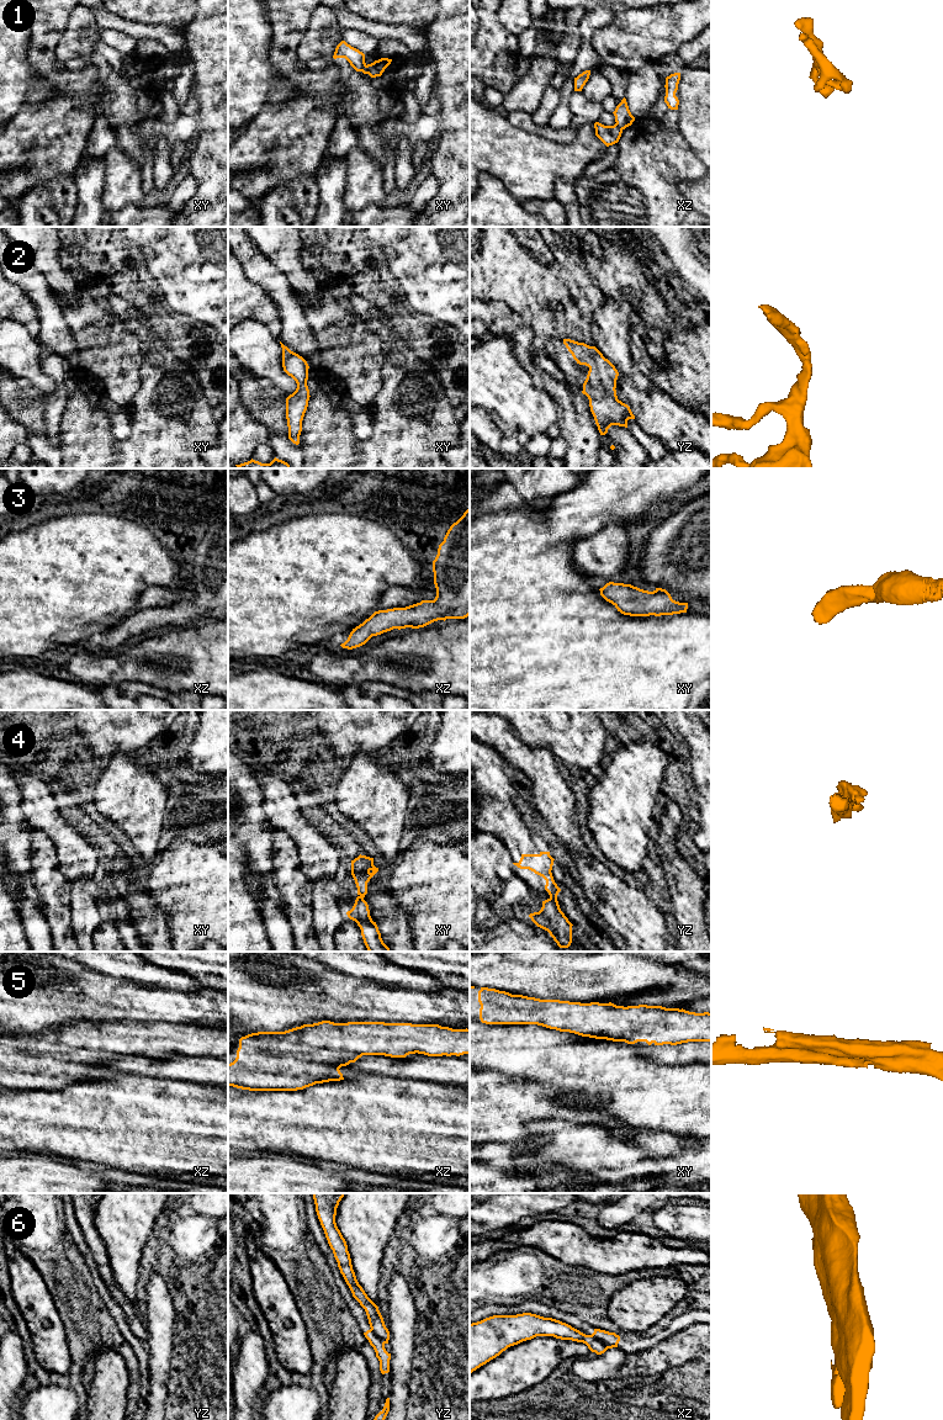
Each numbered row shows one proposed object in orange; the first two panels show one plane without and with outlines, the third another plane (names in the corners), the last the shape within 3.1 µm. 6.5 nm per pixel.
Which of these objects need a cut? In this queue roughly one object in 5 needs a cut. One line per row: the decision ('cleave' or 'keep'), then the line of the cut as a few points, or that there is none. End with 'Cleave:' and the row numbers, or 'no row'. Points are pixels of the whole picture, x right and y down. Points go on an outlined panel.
1: keep | no cut
2: keep | no cut
3: keep | no cut
4: cleave | yz (550, 896), (556, 897)
5: keep | no cut
6: cleave | xz (591, 1335), (609, 1347)
Cleave: 4, 6

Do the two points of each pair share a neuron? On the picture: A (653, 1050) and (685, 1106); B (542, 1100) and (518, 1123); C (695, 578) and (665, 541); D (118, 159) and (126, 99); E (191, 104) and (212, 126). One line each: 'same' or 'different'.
A: different
B: same
C: same
D: different
E: different

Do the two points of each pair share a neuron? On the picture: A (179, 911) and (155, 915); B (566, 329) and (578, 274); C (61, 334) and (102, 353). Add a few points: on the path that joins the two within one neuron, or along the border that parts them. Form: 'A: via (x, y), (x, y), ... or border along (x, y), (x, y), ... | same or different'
A: border along (148, 889), (165, 911), (171, 933) | different
B: via (576, 316), (578, 310), (578, 287) | same
C: border along (63, 313), (72, 330), (80, 366) | different

